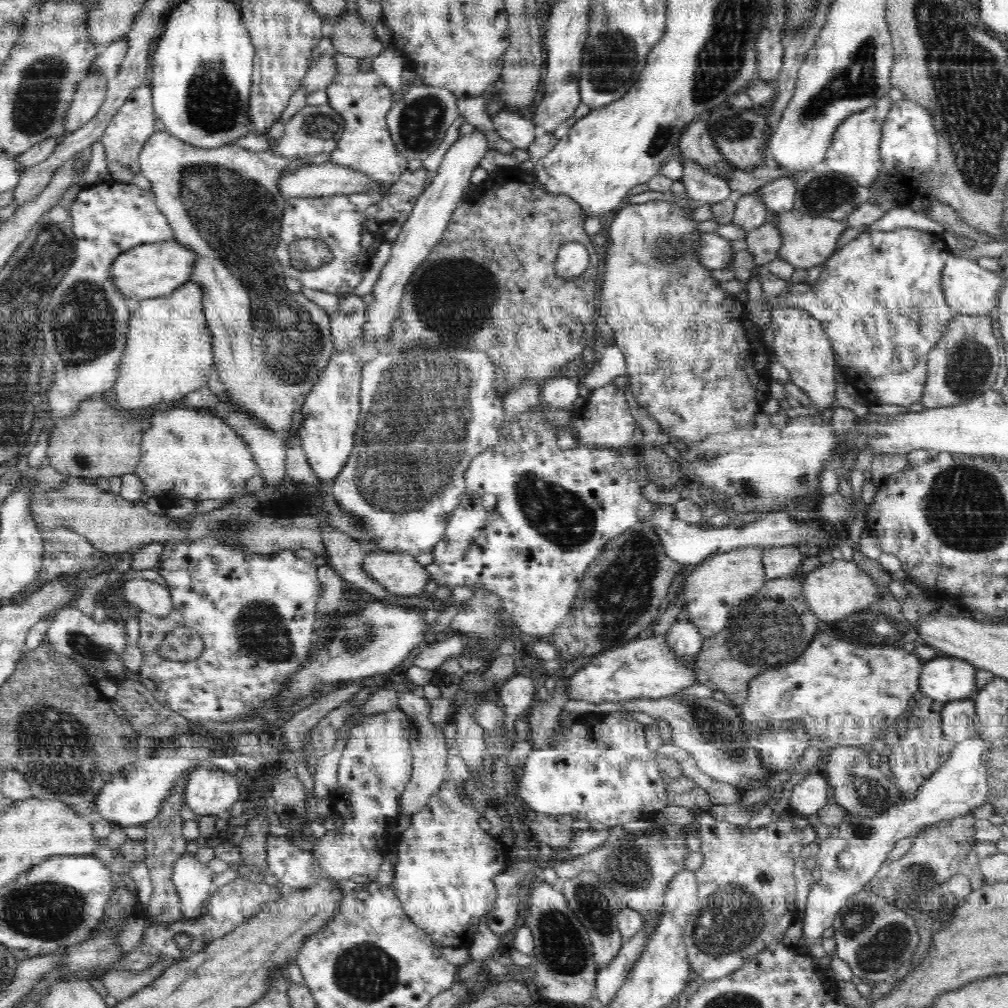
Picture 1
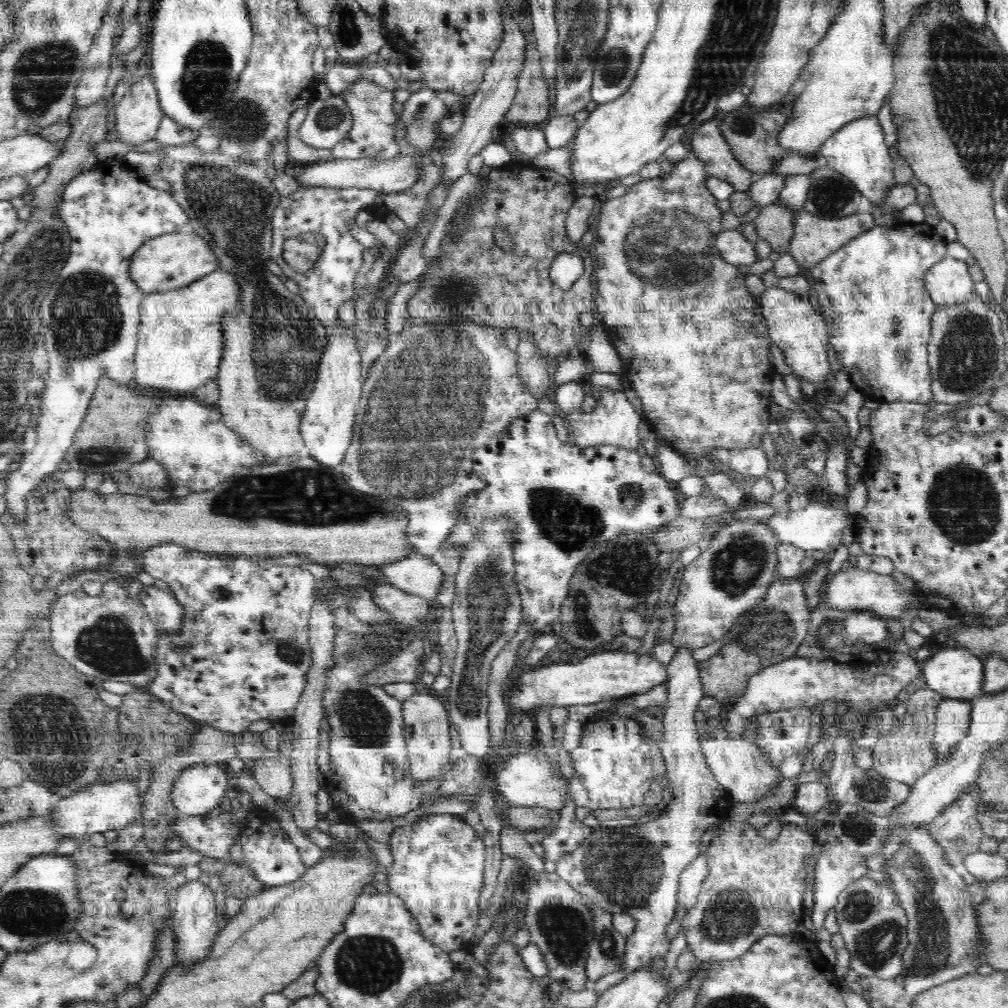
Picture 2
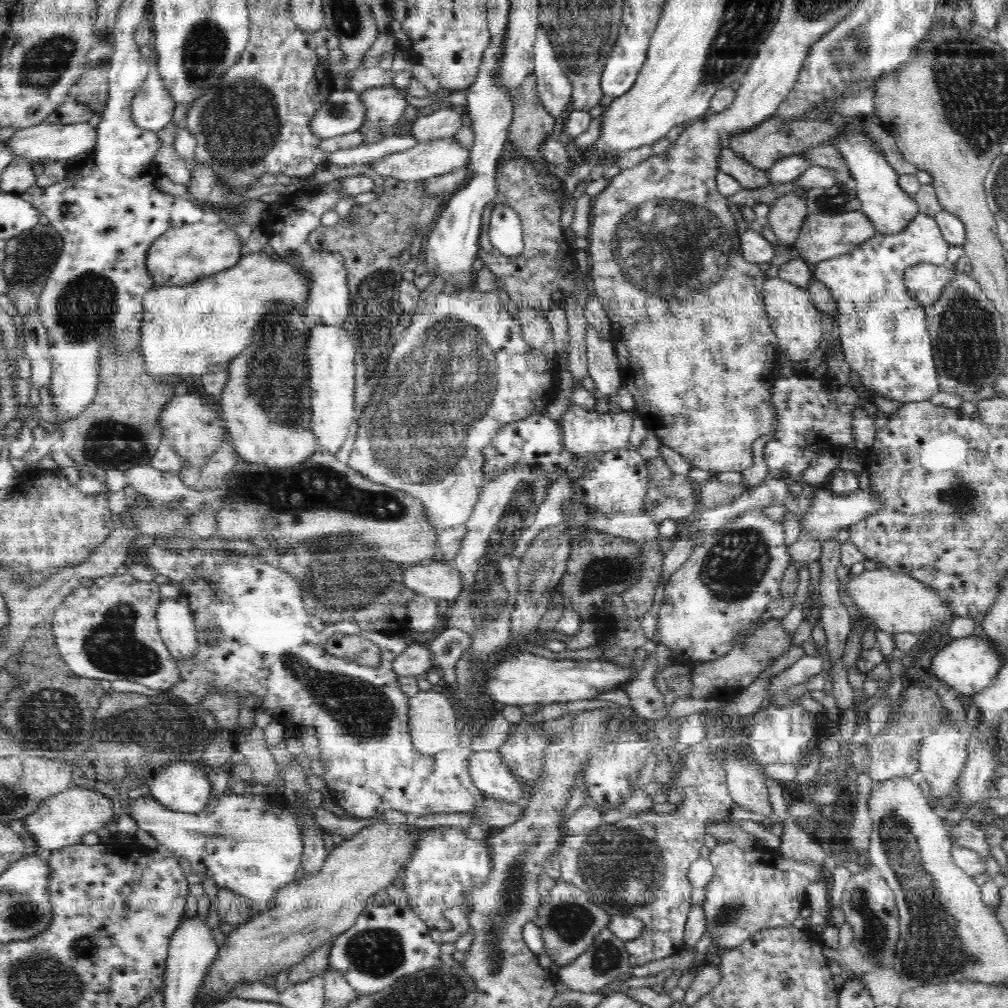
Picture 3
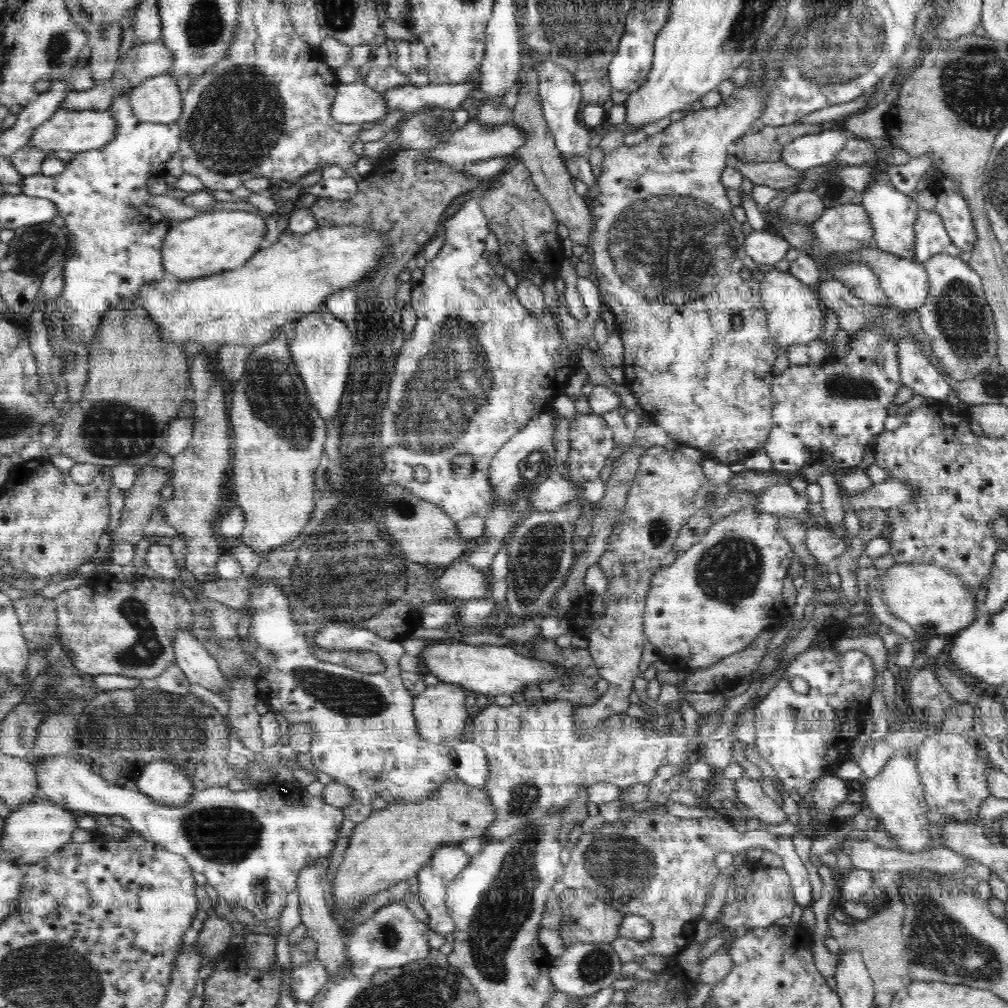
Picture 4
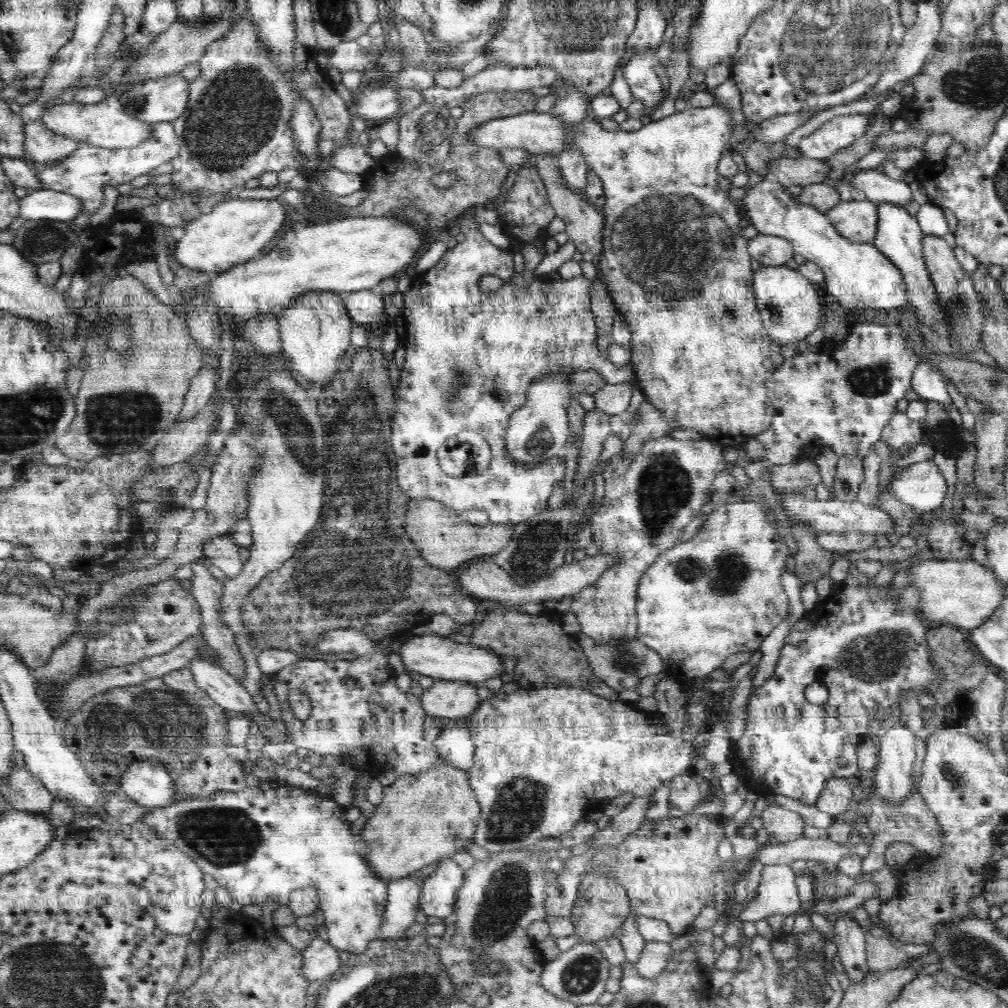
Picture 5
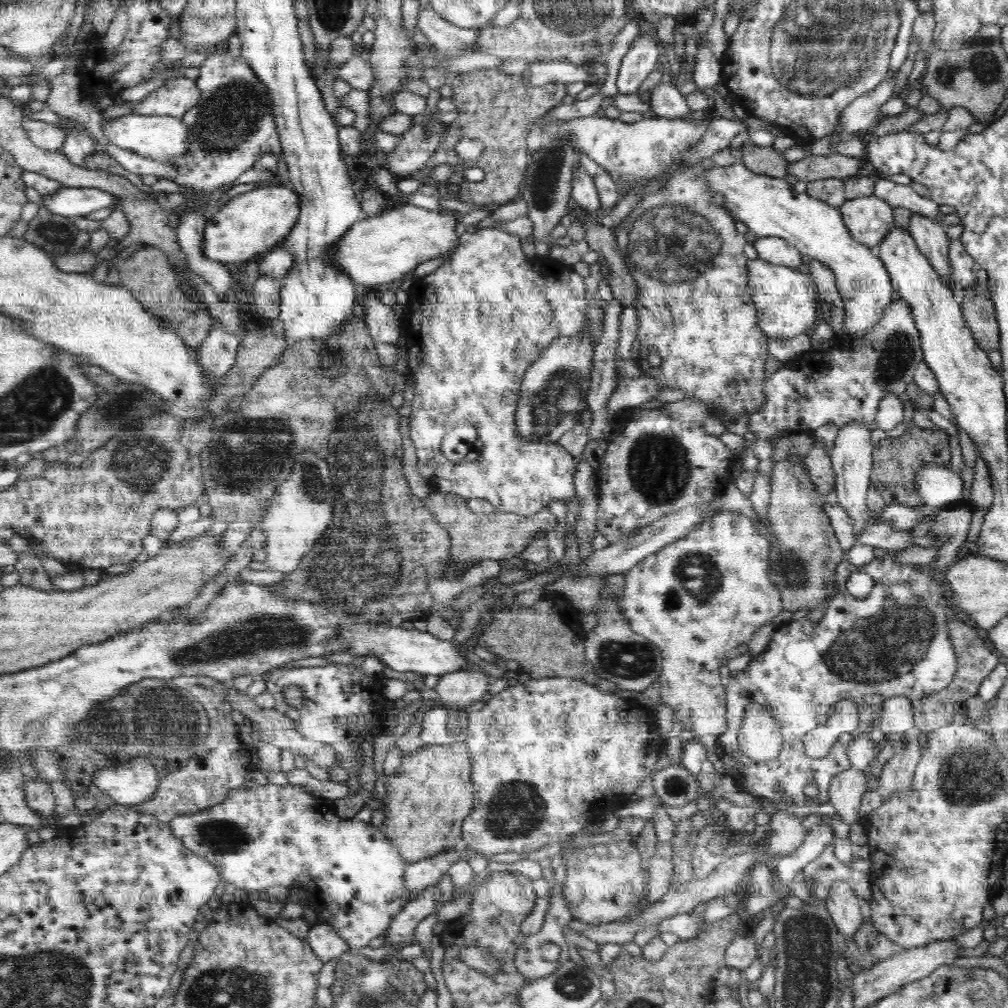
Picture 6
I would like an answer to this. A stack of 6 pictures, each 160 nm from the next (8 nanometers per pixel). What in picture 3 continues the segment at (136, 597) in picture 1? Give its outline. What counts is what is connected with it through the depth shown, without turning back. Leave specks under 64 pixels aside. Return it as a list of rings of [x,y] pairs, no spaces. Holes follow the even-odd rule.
[[[162,598],[155,617],[161,639],[175,661],[194,660],[198,639],[187,601]]]

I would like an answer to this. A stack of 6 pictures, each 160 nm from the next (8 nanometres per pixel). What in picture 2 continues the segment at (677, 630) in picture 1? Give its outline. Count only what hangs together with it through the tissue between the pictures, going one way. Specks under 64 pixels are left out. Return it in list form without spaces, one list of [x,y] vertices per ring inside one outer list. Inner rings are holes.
[[[678,647],[676,655],[667,666],[668,689],[667,707],[664,712],[663,740],[660,743],[669,781],[670,790],[674,793],[673,799],[663,813],[647,823],[628,827],[594,828],[590,837],[586,838],[574,852],[562,854],[558,860],[555,873],[572,885],[581,895],[588,898],[594,909],[602,909],[611,913],[626,913],[636,921],[636,928],[627,937],[625,956],[621,970],[631,973],[650,963],[653,958],[663,958],[669,949],[668,924],[675,917],[679,876],[683,870],[700,856],[702,844],[700,838],[708,829],[718,826],[728,818],[732,810],[733,801],[728,797],[724,787],[720,785],[712,771],[708,768],[701,740],[696,729],[694,714],[699,708],[700,700],[704,695],[699,669],[693,650],[688,647]]]

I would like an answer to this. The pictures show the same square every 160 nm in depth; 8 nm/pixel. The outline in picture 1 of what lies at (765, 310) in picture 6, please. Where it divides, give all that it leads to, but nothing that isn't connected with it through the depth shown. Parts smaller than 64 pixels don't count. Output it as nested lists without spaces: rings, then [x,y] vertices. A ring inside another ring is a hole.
[[[784,305],[772,311],[771,315],[769,326],[774,333],[773,353],[789,370],[789,382],[804,390],[810,397],[812,406],[819,409],[834,406],[836,403],[834,352],[822,323],[804,310]]]

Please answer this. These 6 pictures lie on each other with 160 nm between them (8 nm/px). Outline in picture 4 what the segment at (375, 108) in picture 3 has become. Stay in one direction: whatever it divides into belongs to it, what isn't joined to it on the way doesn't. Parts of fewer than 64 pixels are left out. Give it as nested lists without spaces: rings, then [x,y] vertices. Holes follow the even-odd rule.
[[[476,78],[453,85],[428,83],[416,86],[408,83],[383,93],[385,114],[390,114],[392,110],[403,110],[403,112],[406,112],[406,116],[408,116],[430,106],[454,111],[476,89],[479,90],[479,81]]]

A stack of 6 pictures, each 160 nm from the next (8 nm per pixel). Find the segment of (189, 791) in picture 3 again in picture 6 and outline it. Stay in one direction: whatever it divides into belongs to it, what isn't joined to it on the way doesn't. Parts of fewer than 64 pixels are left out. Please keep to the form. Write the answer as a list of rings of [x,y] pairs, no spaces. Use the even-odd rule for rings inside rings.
[[[135,757],[120,766],[99,767],[94,776],[93,784],[98,787],[101,796],[110,803],[120,805],[150,801],[162,780],[154,770],[154,765],[142,760],[142,757]]]

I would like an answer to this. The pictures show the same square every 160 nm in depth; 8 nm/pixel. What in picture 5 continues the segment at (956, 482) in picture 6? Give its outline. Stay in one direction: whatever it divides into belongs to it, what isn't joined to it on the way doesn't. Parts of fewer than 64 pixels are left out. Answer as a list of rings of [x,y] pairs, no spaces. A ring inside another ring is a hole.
[[[933,460],[911,464],[890,483],[889,490],[900,502],[924,514],[942,506],[946,496],[946,479]]]

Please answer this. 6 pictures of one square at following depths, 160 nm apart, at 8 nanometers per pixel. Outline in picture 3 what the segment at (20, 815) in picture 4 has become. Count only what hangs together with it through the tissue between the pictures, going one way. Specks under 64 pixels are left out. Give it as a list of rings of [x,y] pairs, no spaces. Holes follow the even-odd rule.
[[[74,784],[64,792],[54,794],[40,804],[38,810],[34,814],[24,818],[25,828],[33,836],[37,843],[37,850],[40,850],[41,855],[50,853],[55,850],[66,848],[70,845],[78,844],[82,841],[84,834],[95,832],[98,828],[106,827],[110,822],[117,819],[114,814],[117,813],[117,805],[113,801],[113,797],[107,796],[105,792],[95,791],[93,788],[74,786]]]

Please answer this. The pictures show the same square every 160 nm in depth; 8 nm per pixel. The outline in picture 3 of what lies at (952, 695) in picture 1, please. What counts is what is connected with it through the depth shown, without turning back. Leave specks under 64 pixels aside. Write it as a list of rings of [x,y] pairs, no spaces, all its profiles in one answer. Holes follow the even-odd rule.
[[[982,633],[980,637],[970,635],[953,639],[952,642],[939,650],[932,660],[930,675],[948,685],[950,689],[954,689],[960,697],[970,697],[991,686],[1003,666],[1004,659],[1000,657],[996,647]]]

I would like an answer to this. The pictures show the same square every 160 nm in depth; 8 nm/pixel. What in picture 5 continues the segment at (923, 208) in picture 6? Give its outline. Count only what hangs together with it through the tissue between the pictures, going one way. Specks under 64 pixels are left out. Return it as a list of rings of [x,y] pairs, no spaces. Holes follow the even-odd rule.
[[[881,169],[858,171],[850,180],[850,184],[876,204],[888,202],[897,206],[906,206],[913,200],[910,186],[904,182],[892,180]]]

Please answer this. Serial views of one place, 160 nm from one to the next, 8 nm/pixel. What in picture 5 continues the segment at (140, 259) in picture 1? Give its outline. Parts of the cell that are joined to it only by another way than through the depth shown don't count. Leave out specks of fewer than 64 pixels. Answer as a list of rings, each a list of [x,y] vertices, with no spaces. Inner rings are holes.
[[[280,199],[225,201],[188,223],[184,236],[176,242],[173,257],[184,268],[214,274],[244,264],[259,256],[266,244],[285,230],[286,206]]]

